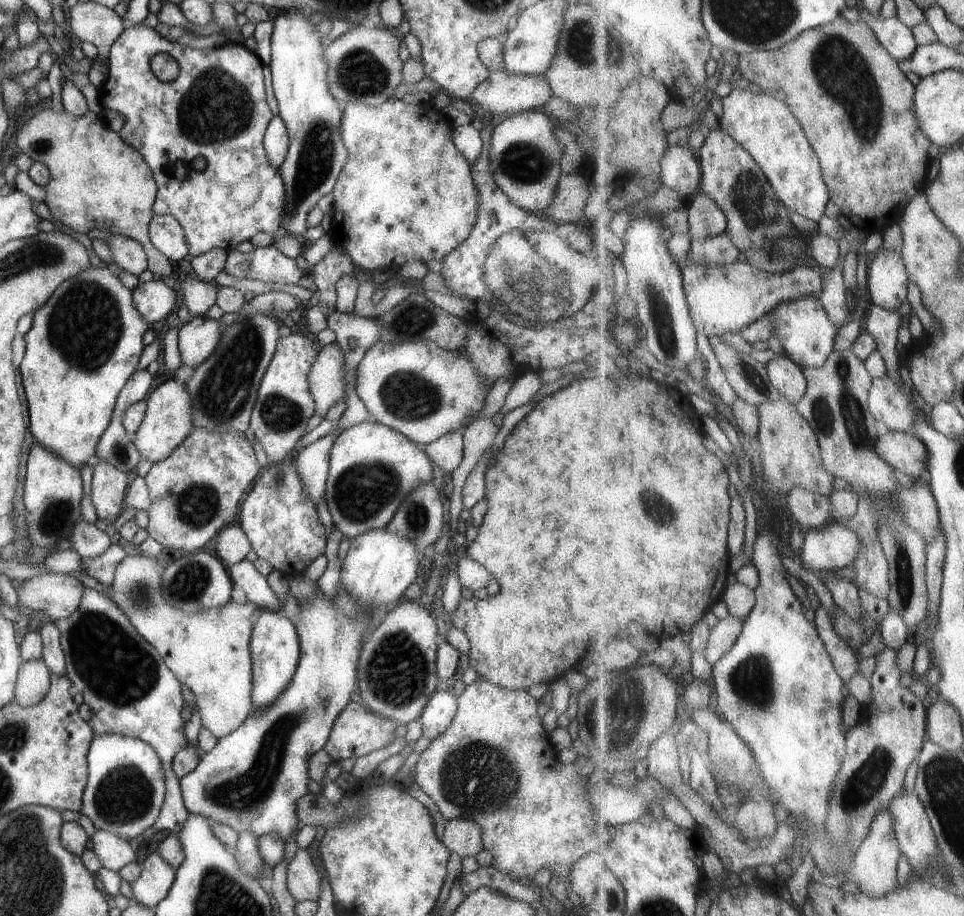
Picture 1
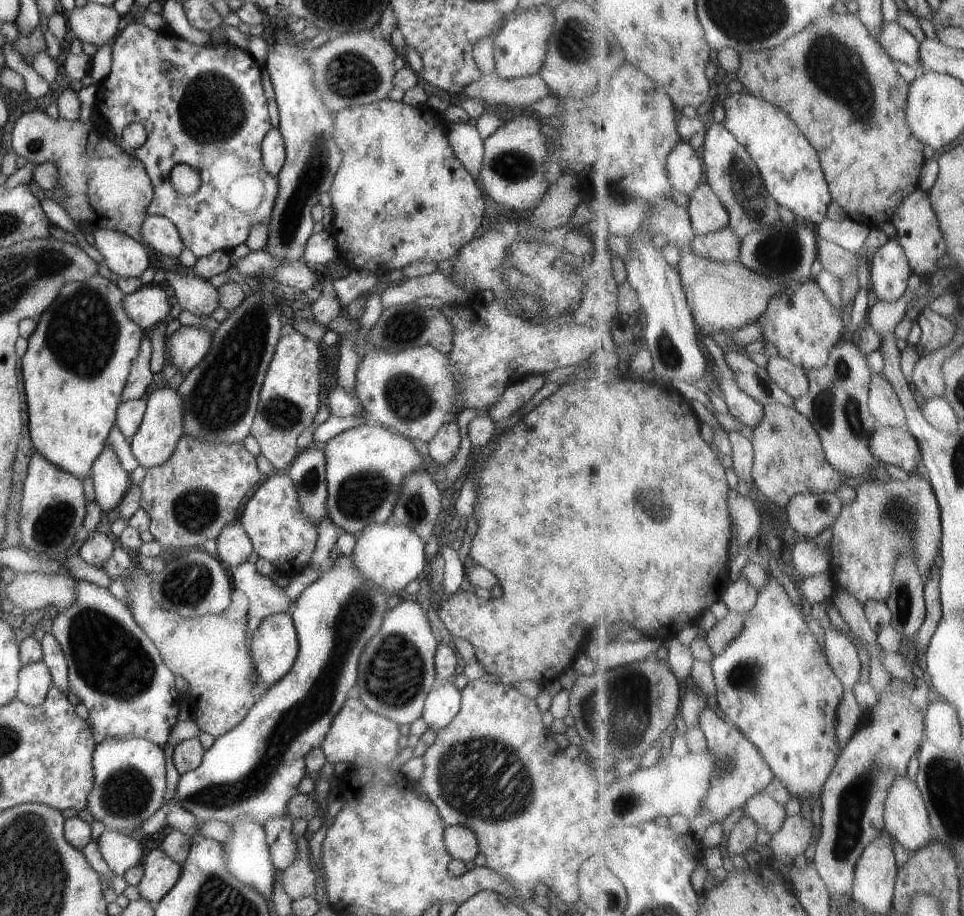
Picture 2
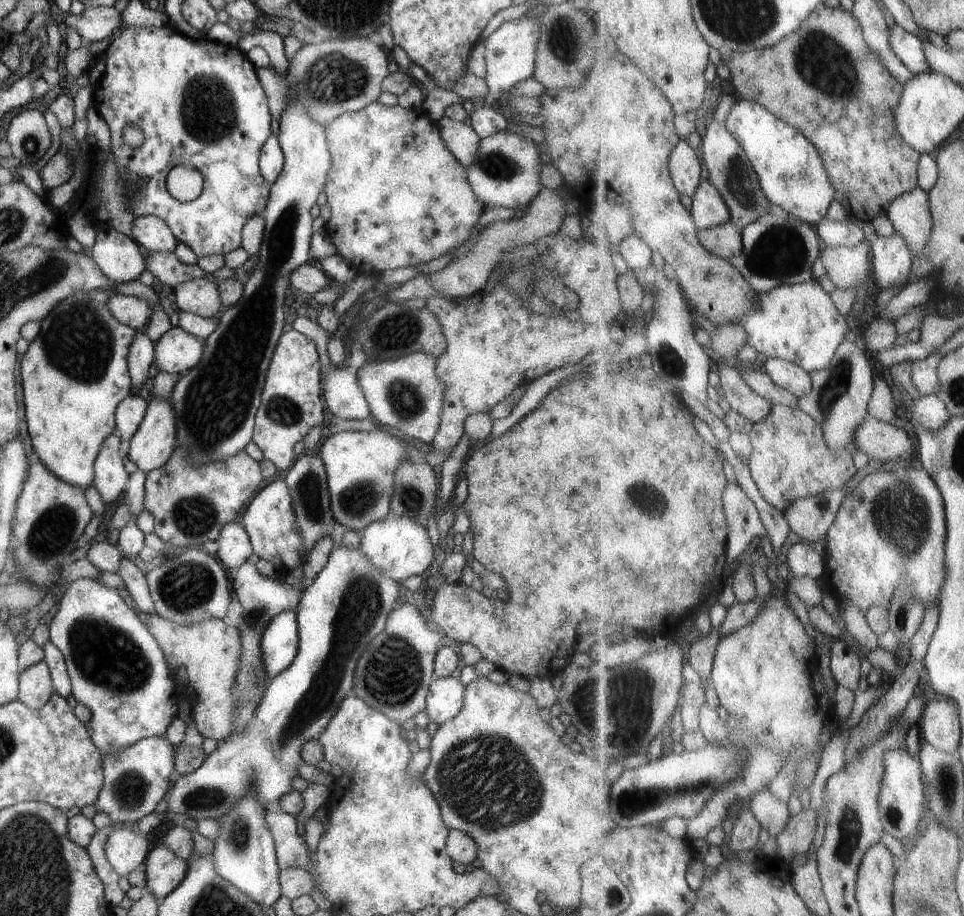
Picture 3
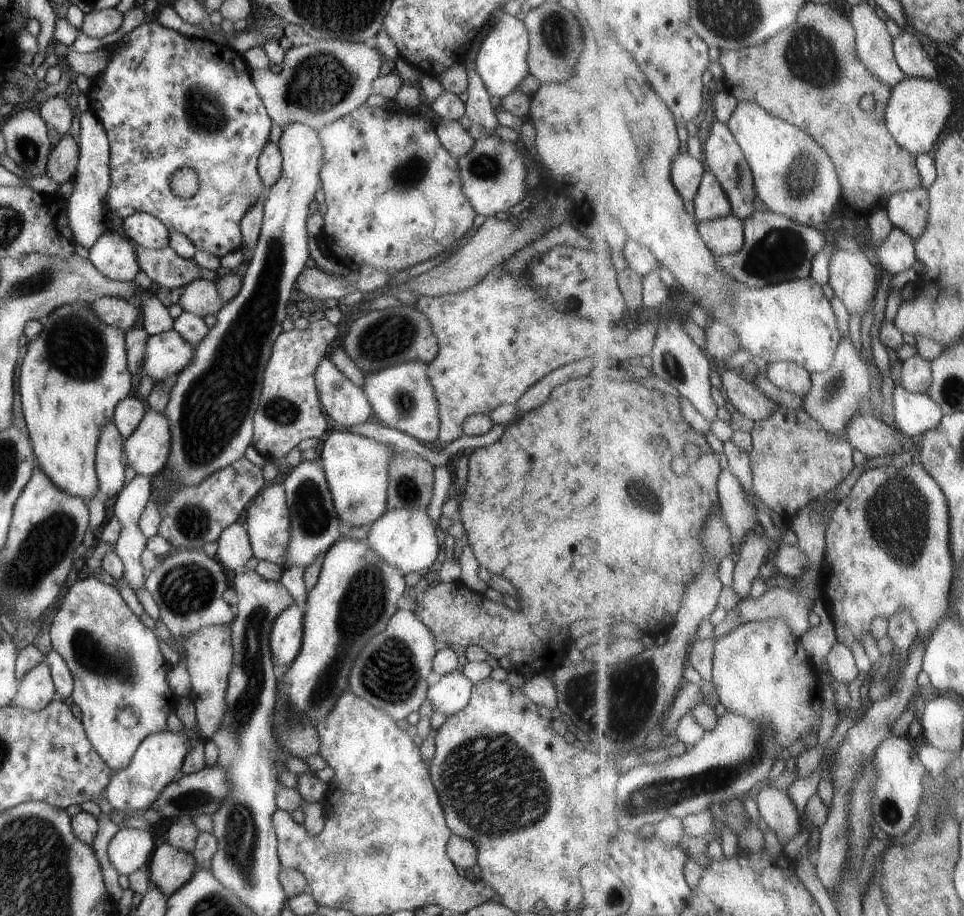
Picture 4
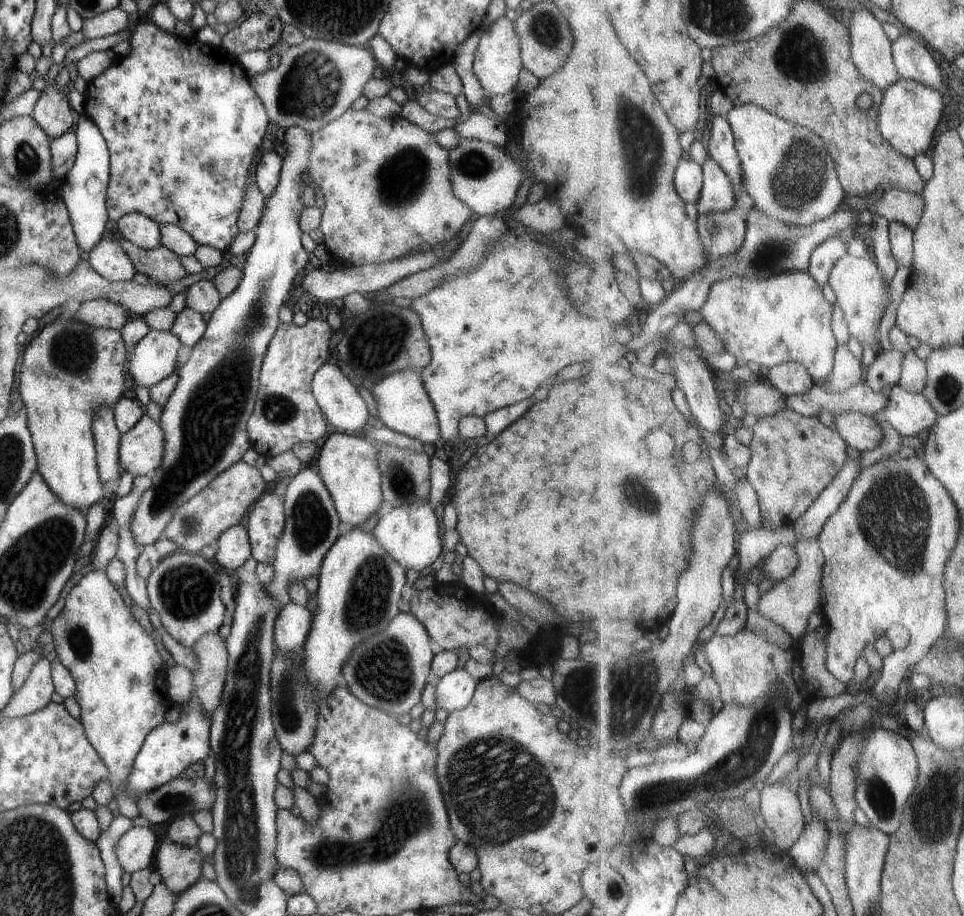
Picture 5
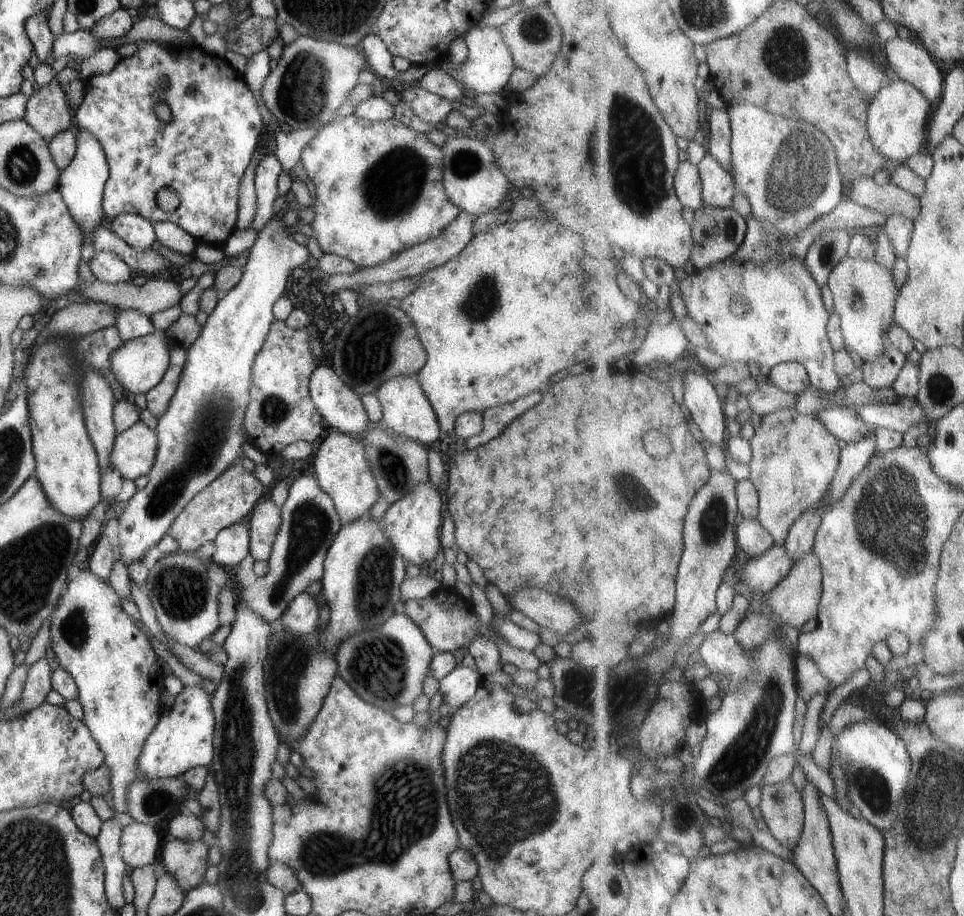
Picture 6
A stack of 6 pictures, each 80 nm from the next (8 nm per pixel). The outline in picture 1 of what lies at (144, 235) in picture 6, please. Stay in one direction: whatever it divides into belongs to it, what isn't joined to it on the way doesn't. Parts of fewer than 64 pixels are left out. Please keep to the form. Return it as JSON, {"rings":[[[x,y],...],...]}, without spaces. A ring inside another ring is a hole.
{"rings":[[[152,215],[147,226],[149,241],[170,262],[179,262],[187,255],[183,228],[169,215]]]}

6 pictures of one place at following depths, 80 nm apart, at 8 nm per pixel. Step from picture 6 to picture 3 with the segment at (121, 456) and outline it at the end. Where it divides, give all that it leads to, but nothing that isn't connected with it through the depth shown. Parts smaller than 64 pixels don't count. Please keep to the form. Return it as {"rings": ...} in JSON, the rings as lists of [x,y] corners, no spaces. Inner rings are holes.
{"rings":[[[154,398],[129,440],[127,458],[143,473],[160,468],[176,447],[175,414],[167,398]]]}

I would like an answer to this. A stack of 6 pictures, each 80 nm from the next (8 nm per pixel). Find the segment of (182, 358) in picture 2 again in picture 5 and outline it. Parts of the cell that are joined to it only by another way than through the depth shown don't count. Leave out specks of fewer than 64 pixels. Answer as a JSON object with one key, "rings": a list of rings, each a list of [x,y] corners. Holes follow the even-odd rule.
{"rings":[[[170,331],[147,332],[143,338],[137,340],[137,344],[131,348],[131,352],[128,352],[127,360],[125,360],[125,374],[131,377],[135,387],[149,388],[175,370],[179,347],[179,340]]]}

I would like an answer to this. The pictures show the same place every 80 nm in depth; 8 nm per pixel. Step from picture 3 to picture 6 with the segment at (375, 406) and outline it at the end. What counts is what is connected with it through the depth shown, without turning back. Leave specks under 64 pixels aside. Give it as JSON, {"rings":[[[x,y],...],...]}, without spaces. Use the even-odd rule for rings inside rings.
{"rings":[[[416,374],[411,376],[395,376],[381,384],[374,392],[375,398],[381,408],[381,423],[397,435],[411,438],[424,447],[435,442],[439,436],[439,426],[437,418],[423,396],[419,384],[417,384]]]}

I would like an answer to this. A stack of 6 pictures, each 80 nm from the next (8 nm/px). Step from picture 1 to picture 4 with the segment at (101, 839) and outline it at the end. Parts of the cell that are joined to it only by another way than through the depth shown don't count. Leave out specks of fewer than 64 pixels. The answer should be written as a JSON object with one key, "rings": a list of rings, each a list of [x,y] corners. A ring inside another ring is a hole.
{"rings":[[[121,828],[109,840],[106,854],[118,875],[131,875],[147,865],[153,852],[153,840],[144,830]]]}

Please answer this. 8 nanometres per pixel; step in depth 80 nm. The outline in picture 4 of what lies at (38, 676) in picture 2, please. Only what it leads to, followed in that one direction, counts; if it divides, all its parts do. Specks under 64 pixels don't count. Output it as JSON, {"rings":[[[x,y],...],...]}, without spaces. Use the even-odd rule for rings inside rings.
{"rings":[[[42,661],[33,666],[18,682],[17,692],[9,706],[17,706],[29,712],[39,711],[56,698],[55,692],[49,668]]]}

